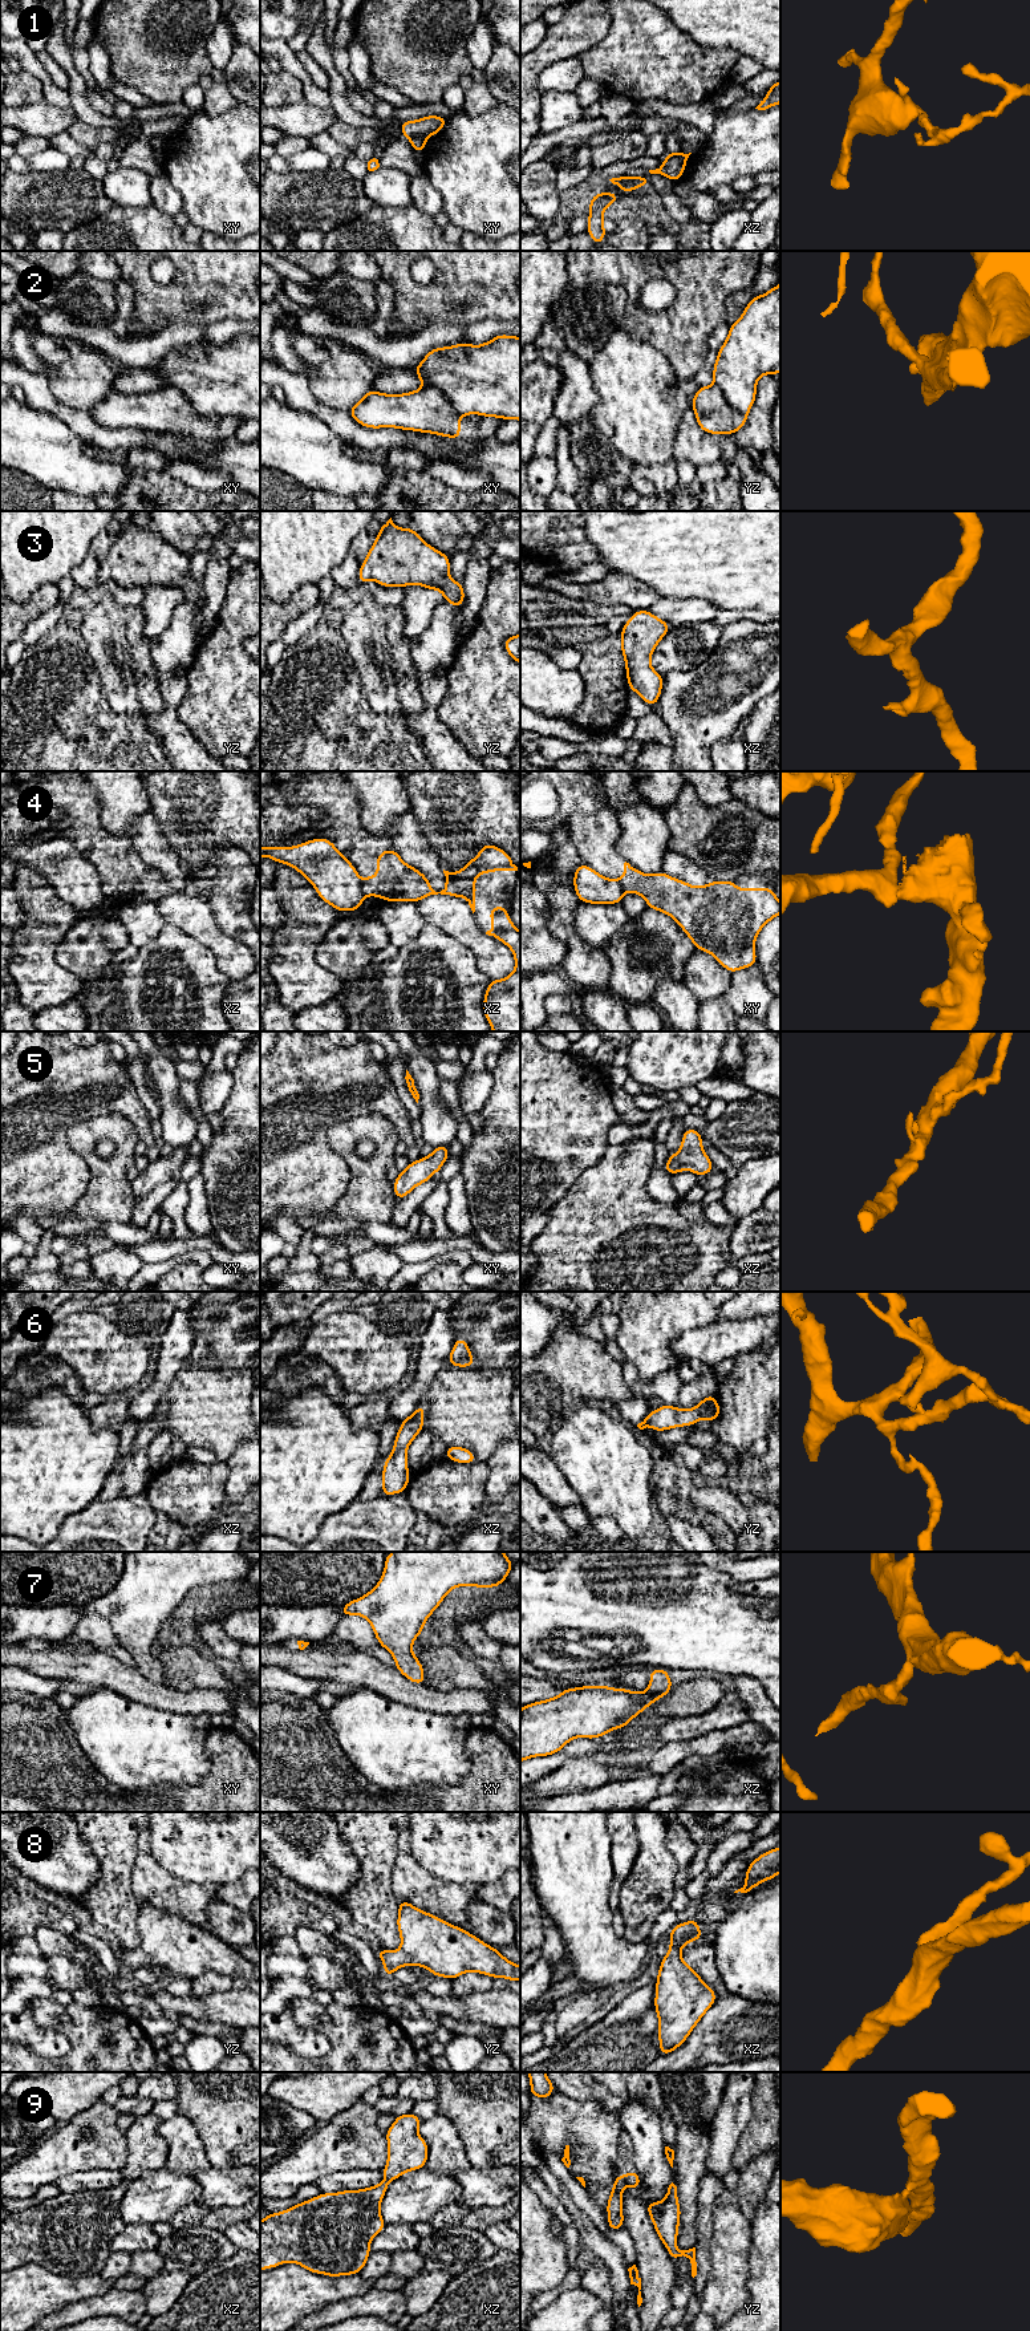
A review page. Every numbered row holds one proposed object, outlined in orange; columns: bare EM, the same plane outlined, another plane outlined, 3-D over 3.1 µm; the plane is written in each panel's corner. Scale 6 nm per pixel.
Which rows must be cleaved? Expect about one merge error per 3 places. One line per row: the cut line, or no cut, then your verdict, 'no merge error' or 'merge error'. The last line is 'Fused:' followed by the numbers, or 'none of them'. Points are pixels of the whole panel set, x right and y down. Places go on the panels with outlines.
1: cut in xz along (686, 158), (672, 155), (668, 159); merge error
2: cut in xy along (422, 385), (438, 389), (461, 414); merge error
3: no cut; no merge error
4: cut in xz along (360, 880), (364, 896); merge error
5: no cut; no merge error
6: no cut; no merge error
7: no cut; no merge error
8: no cut; no merge error
9: cut in yz along (624, 2177), (627, 2182); merge error
Fused: 1, 2, 4, 9

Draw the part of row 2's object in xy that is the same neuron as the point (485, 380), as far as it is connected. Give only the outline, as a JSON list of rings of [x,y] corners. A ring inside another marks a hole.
[[[498,335],[482,345],[459,342],[434,348],[413,369],[422,386],[441,390],[461,415],[520,421],[520,337]]]

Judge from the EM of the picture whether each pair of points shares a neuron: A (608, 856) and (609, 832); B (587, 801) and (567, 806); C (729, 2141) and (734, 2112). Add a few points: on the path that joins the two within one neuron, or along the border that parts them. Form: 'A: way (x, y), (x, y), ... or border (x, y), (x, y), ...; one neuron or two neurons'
A: way (608, 851), (608, 838); one neuron
B: way (582, 801), (572, 801); one neuron
C: way (729, 2135), (730, 2119); one neuron

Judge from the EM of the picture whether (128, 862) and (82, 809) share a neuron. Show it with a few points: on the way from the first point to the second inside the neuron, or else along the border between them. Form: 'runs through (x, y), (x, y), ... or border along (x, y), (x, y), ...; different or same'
runs through (114, 851), (85, 822); same

